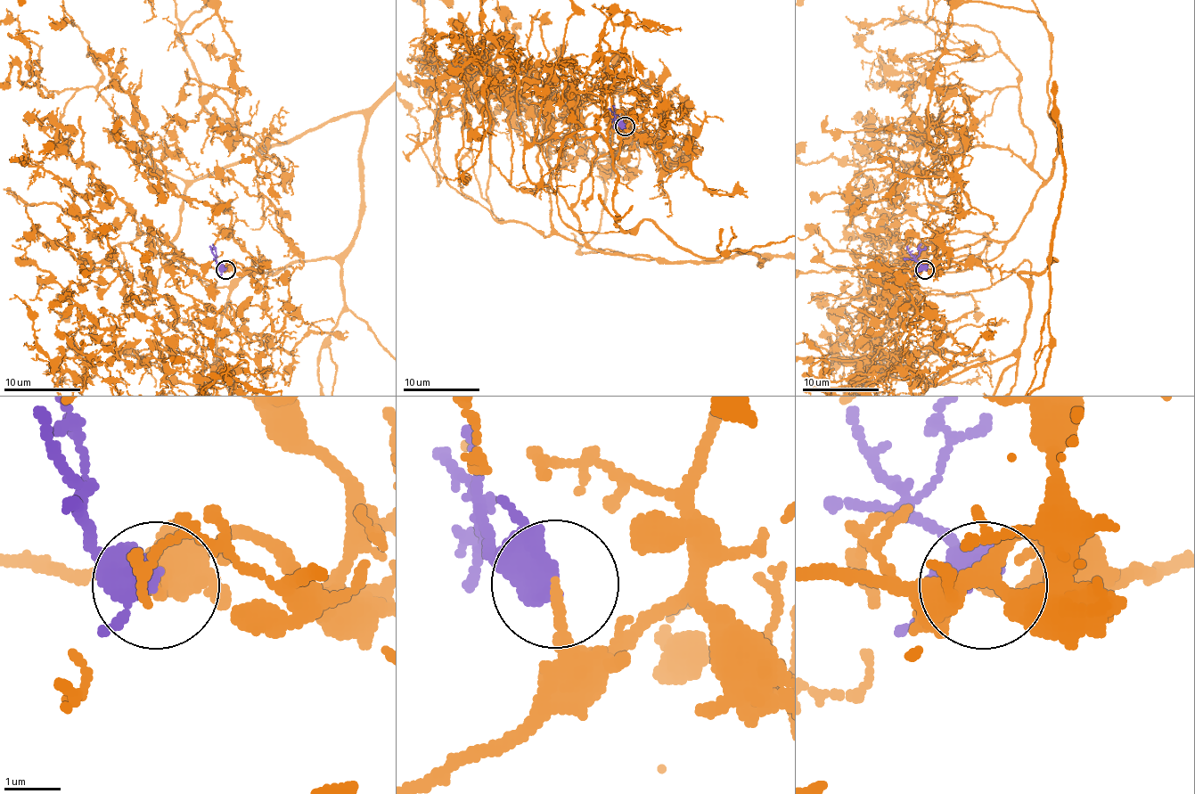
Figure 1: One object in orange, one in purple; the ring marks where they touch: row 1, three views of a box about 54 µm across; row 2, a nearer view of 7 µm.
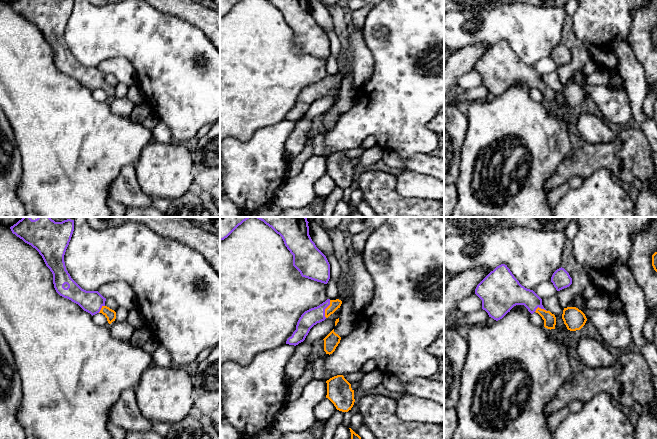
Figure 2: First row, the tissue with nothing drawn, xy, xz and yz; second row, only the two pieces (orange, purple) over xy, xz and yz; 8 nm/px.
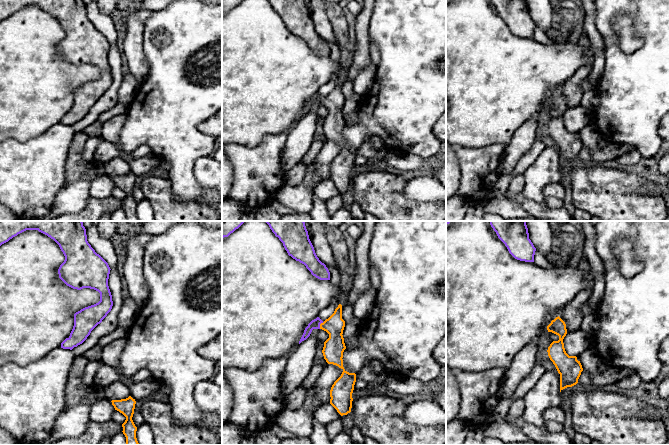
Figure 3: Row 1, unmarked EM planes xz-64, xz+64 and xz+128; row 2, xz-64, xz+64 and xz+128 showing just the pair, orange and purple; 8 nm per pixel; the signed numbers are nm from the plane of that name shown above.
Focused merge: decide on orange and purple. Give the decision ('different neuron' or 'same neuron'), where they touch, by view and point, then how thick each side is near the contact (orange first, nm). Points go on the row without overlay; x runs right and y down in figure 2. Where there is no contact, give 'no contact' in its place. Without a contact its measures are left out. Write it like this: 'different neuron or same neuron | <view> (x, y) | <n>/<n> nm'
same neuron | xz (325, 85) | 80/140 nm

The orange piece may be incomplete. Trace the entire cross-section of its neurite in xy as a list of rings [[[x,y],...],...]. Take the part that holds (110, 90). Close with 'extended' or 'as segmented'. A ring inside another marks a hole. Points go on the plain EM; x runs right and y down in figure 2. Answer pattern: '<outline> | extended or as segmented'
[[[14,0],[10,5],[13,10],[35,24],[42,32],[46,42],[53,50],[54,64],[60,72],[78,80],[92,92],[102,89],[107,94],[109,100],[115,97],[116,88],[105,81],[106,74],[98,67],[82,65],[66,46],[64,31],[74,7],[74,0]]] | extended

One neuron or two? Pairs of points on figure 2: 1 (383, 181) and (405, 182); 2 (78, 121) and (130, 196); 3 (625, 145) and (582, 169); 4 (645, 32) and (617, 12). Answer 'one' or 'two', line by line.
1: two
2: two
3: one
4: two

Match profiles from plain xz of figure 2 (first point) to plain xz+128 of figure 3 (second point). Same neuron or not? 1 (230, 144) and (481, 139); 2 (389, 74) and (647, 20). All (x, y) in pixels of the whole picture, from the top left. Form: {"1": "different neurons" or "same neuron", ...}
{"1": "different neurons", "2": "same neuron"}

